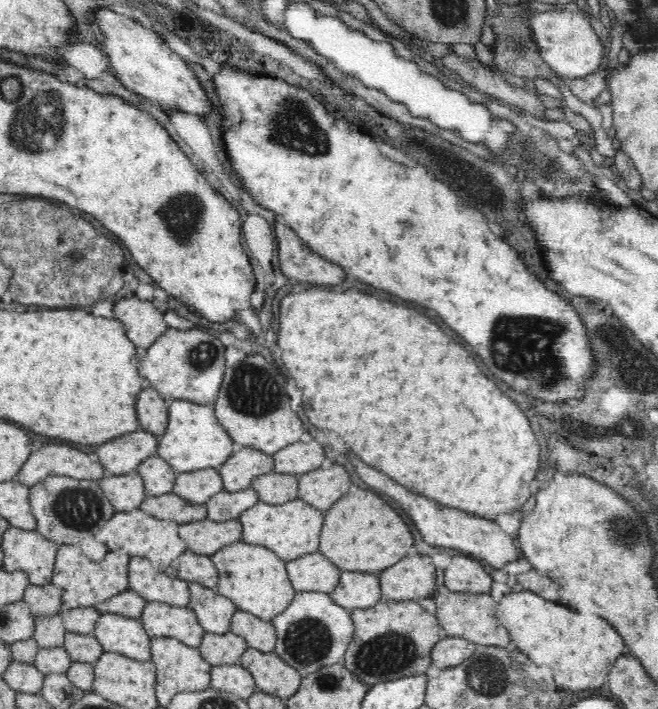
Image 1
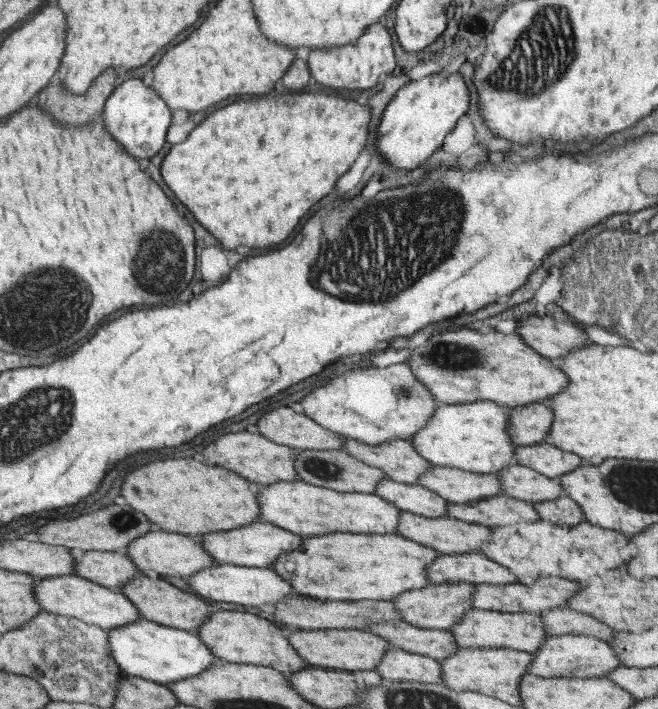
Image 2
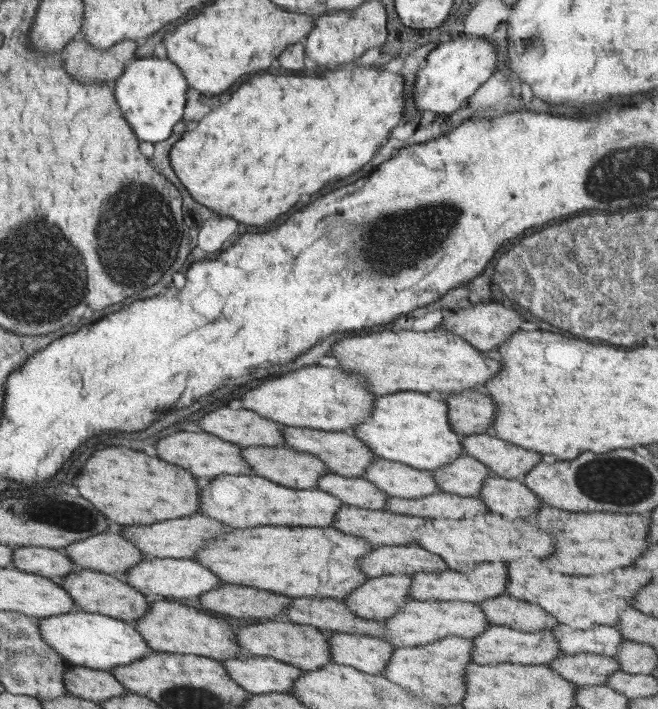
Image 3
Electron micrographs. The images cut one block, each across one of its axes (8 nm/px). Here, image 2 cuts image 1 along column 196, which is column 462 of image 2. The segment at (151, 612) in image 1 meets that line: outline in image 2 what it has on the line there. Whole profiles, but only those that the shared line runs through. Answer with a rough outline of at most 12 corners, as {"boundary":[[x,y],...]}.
{"boundary":[[472,608],[450,630],[460,647],[536,653],[536,613]]}

